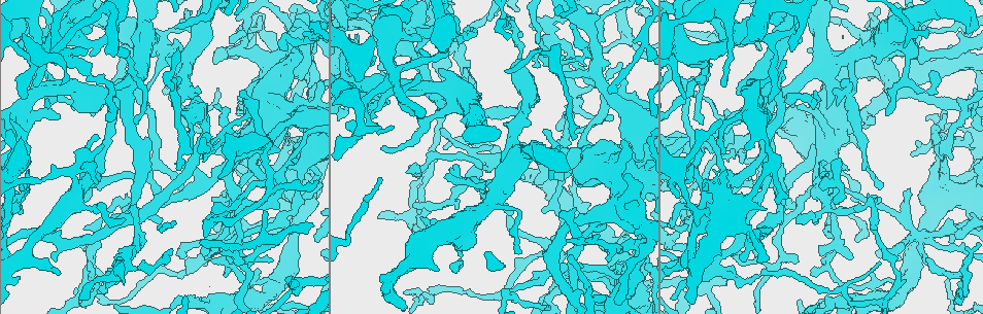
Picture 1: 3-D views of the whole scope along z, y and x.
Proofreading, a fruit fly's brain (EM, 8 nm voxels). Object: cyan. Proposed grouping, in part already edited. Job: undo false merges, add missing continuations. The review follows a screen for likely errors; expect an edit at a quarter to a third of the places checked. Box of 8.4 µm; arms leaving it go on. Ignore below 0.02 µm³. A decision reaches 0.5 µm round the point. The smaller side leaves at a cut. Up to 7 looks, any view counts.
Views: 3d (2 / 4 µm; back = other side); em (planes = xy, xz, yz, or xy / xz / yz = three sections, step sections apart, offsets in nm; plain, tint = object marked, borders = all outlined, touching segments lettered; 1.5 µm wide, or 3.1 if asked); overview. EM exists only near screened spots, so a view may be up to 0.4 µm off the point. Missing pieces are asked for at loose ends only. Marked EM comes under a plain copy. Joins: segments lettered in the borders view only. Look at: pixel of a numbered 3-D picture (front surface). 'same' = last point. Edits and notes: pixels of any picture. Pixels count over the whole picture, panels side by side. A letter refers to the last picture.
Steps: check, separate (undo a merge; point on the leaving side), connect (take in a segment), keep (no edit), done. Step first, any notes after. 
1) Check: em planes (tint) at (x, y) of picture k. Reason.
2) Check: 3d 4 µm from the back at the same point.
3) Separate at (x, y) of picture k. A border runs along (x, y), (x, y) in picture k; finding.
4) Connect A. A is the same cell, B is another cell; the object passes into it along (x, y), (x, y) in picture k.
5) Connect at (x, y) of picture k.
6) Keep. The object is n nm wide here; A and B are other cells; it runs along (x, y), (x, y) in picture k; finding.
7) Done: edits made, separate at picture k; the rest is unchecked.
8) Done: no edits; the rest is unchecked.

Check: 3d 2 µm at (759, 49) of picture 1. Free end.

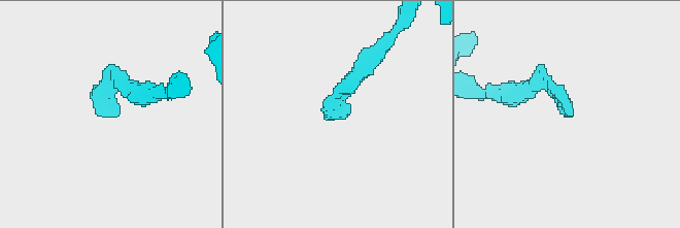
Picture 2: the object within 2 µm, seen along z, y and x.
Check: em planes (borders) at (112, 116) of picture 2.

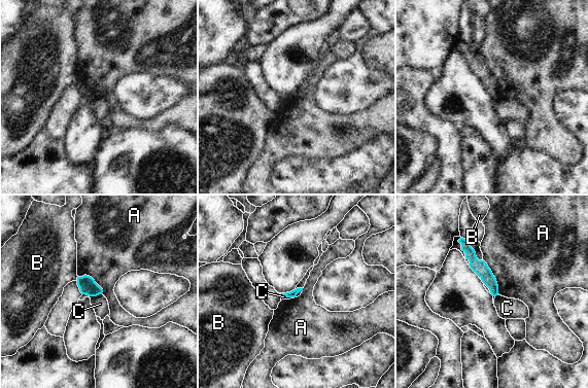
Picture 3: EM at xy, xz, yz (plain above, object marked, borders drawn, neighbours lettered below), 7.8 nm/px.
Keep. The longest contact is with A, 300 nm; A, B and C are other cells; no lettered segment goes on from it.

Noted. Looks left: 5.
Check: em xy step 8 (tint) at (224, 209) of picture 1.

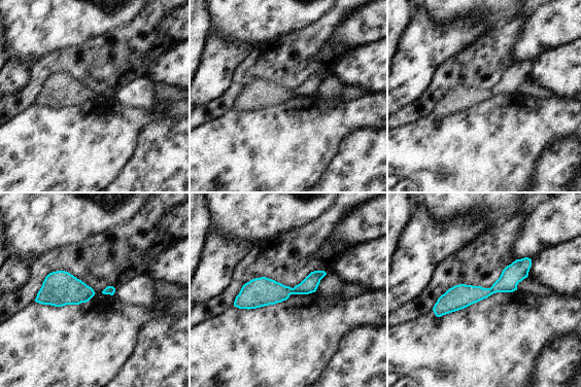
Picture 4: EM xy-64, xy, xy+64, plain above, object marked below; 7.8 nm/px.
Check: em planes (borders) at the same point. Another direction.

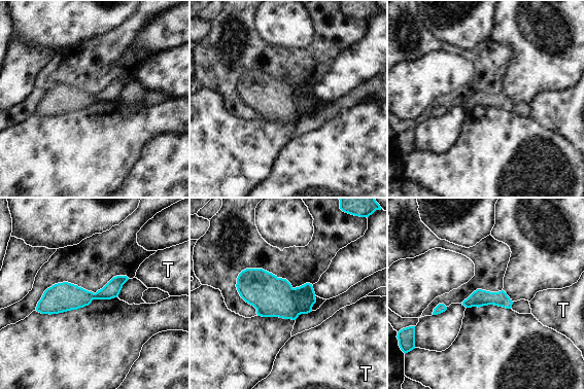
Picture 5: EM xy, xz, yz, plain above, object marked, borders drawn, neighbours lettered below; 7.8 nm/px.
Separate at (304, 296) of picture 5. The object is 130 nm wide here; T is another cell; a border runs along (293, 288), (291, 301), (300, 314) in picture 5; two neurons meet here.

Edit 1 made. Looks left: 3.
Check: overview. Redraw.

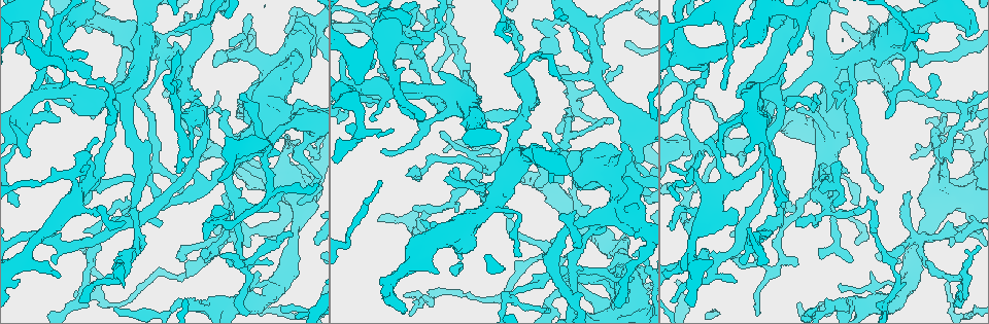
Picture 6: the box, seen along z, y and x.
Check: em xz step 8 (borders) at (580, 297) of picture 6. Free end.

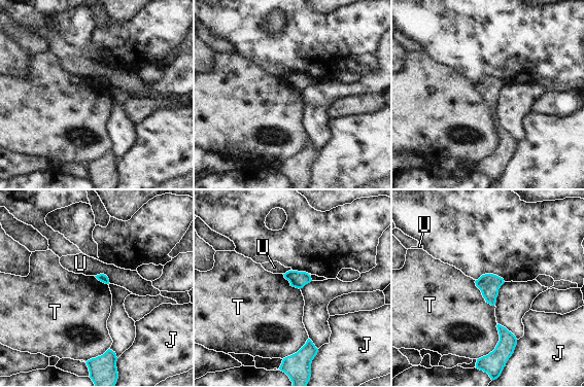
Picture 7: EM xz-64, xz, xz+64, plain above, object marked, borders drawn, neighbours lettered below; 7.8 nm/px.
Keep. J, T and U are other cells; none of them fits.

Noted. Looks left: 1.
Done: edits made, separate at picture 5; the rest is unchecked.

